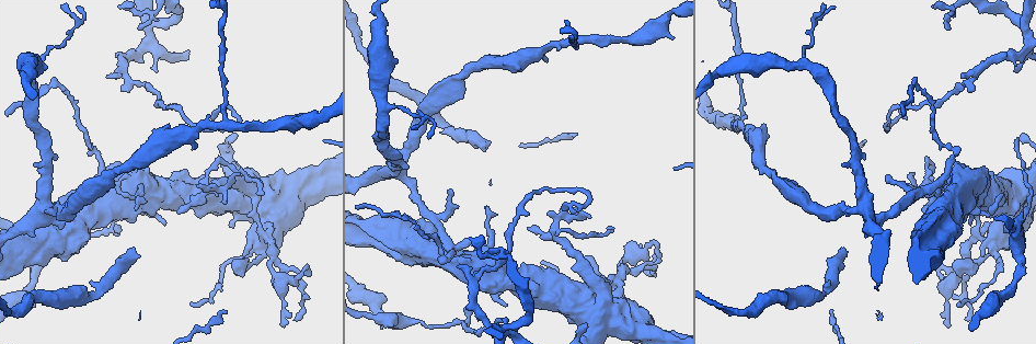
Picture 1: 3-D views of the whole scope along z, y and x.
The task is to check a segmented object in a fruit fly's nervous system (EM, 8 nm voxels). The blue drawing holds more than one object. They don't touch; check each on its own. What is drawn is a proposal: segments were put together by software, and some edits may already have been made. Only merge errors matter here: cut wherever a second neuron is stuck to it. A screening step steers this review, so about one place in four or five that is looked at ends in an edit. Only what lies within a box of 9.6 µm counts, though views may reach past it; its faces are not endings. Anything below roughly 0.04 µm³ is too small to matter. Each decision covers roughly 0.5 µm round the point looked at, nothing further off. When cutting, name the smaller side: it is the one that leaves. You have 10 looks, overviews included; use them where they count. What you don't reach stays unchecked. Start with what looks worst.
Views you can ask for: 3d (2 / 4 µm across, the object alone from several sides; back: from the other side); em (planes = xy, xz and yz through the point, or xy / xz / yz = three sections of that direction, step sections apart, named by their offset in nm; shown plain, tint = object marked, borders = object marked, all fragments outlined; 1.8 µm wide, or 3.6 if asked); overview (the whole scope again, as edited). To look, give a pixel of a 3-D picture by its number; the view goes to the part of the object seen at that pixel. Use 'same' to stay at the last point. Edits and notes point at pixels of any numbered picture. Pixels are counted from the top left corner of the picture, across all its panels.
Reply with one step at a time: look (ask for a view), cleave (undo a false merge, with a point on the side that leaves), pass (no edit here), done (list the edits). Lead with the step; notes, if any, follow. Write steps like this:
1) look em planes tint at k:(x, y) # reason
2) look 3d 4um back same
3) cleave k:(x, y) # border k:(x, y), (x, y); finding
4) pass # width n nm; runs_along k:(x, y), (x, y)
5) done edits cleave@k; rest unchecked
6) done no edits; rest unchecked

look em 3.6um planes tint at 1:(153, 23) # abrupt turn

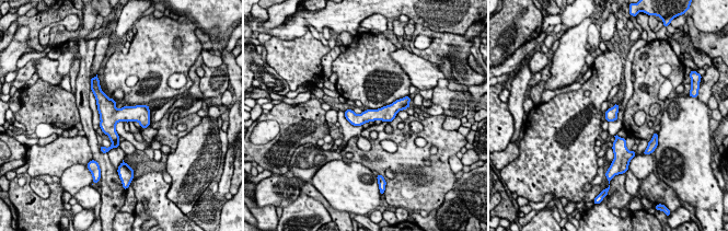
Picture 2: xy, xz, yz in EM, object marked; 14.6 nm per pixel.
pass # continuous, no second neuron

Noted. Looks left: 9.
look em planes tint at 1:(275, 256) # branch point

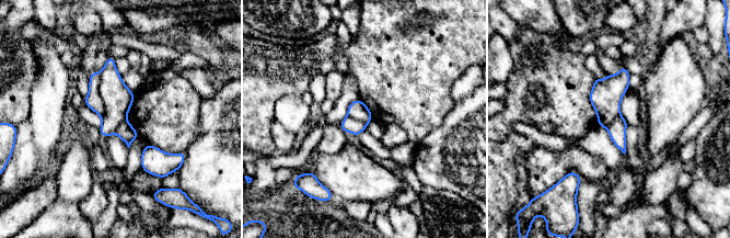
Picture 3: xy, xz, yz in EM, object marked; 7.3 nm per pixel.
cleave 3:(93, 100) # width 180 nm; border 3:(100, 72), (102, 118); two neurons meet here

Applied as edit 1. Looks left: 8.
look em planes tint at 1:(96, 297) # sudden change in width

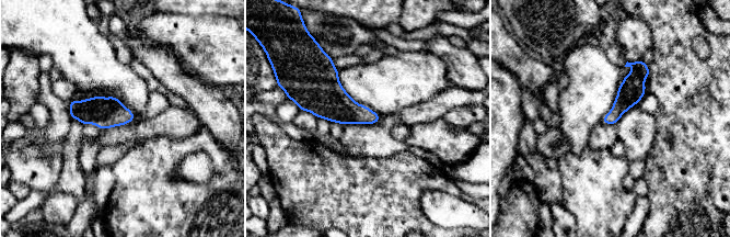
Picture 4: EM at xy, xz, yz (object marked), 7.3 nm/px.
pass # runs_along 4:(640, 64), (630, 92), (605, 121); continuous, no second neuron

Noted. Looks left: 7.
done edits cleave@3; rest unchecked

